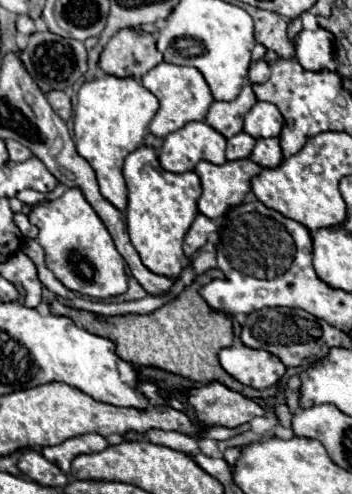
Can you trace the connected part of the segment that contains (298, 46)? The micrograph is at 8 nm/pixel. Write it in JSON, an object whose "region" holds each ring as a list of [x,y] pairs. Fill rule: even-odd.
{"region":[[[323,28],[317,32],[303,30],[295,38],[295,58],[305,70],[311,72],[327,70],[333,62],[333,52],[335,52],[335,36],[331,36],[331,32]]]}

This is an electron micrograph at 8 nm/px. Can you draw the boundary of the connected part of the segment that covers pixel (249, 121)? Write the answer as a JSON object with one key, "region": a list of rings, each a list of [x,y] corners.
{"region":[[[257,102],[251,112],[245,116],[243,130],[253,138],[271,138],[279,136],[283,128],[283,116],[279,108],[271,102]]]}

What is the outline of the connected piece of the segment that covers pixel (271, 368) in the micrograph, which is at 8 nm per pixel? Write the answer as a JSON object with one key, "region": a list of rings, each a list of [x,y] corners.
{"region":[[[229,346],[219,352],[221,366],[235,380],[245,386],[263,390],[271,388],[285,374],[285,364],[271,352],[263,352],[261,348],[247,346]]]}

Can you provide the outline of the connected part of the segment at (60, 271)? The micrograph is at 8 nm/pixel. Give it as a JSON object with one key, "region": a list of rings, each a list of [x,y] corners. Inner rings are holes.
{"region":[[[67,188],[57,200],[35,204],[29,220],[39,228],[37,242],[45,250],[47,268],[65,288],[93,298],[109,298],[127,292],[125,260],[119,256],[111,234],[79,188]]]}

